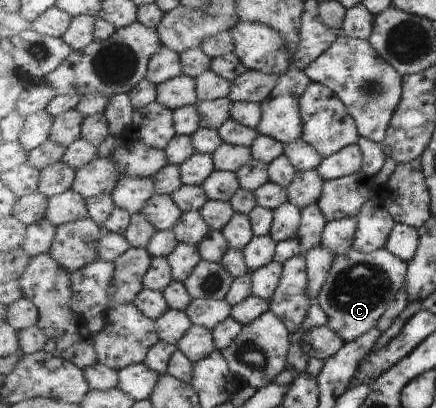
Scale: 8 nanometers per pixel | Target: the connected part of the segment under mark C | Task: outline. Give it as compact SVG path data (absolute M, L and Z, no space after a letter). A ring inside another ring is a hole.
M352 248L348 253L335 257L324 289L316 303L329 315L329 325L350 343L377 328L388 308L395 303L399 291L407 283L410 264L396 257L388 248L369 254Z

